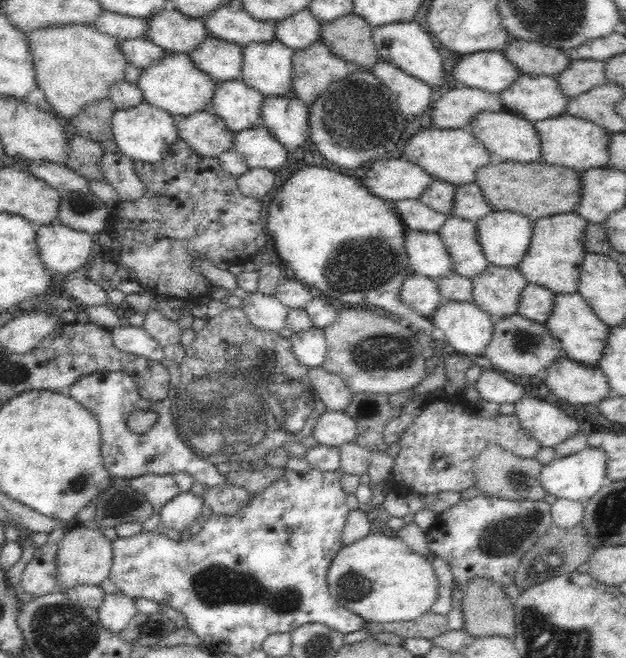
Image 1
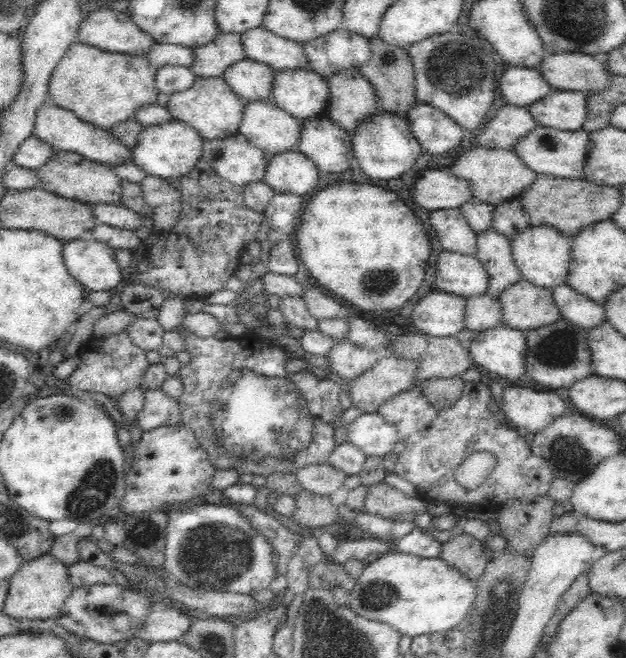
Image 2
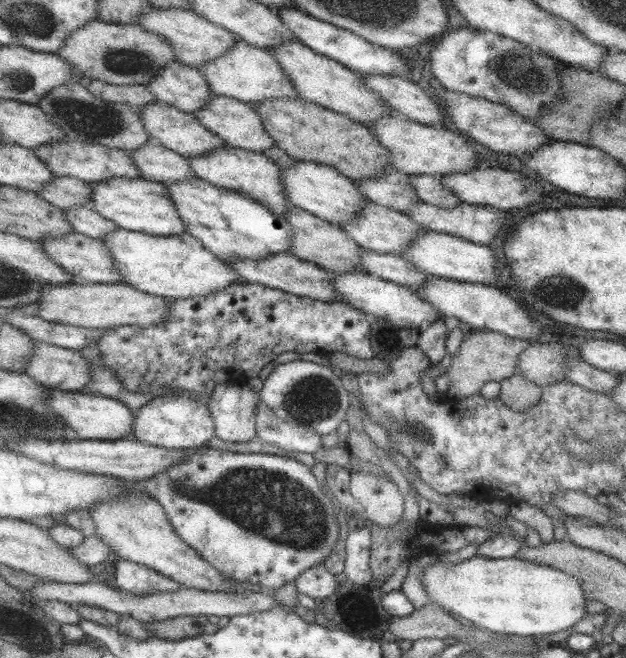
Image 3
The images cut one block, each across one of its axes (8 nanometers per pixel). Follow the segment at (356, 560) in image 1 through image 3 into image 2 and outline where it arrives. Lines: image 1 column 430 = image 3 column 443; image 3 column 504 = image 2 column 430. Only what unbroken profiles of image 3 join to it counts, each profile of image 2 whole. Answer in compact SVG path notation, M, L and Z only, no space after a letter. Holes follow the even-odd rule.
M394 552L394 554L384 554L376 562L366 562L366 568L360 572L360 578L356 580L354 590L350 592L348 606L352 612L366 620L376 620L384 622L392 628L396 628L402 636L410 636L412 640L422 634L438 634L438 632L452 632L472 610L476 598L476 582L468 580L460 570L452 568L446 560L438 558L420 558L420 556L410 556L404 552Z

